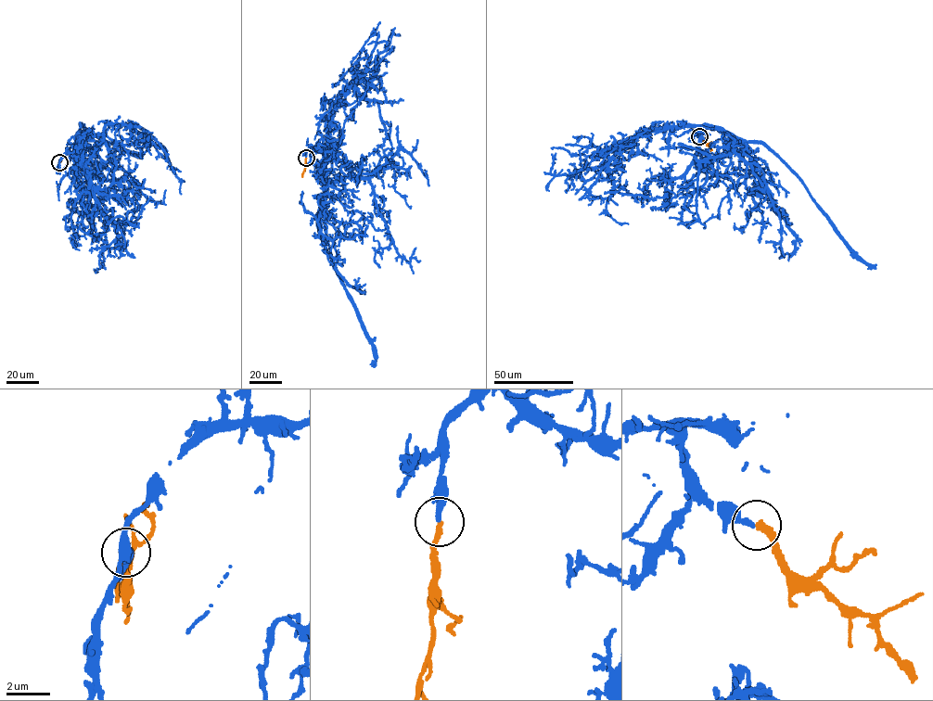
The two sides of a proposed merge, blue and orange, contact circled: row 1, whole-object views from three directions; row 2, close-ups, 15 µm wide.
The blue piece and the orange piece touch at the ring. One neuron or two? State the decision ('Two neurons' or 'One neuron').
One neuron

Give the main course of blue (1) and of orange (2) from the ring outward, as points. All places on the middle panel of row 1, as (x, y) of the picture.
1: (305, 158), (309, 147), (325, 153), (326, 239), (337, 274), (354, 303), (372, 345), (375, 367)
2: (305, 158), (302, 176)

